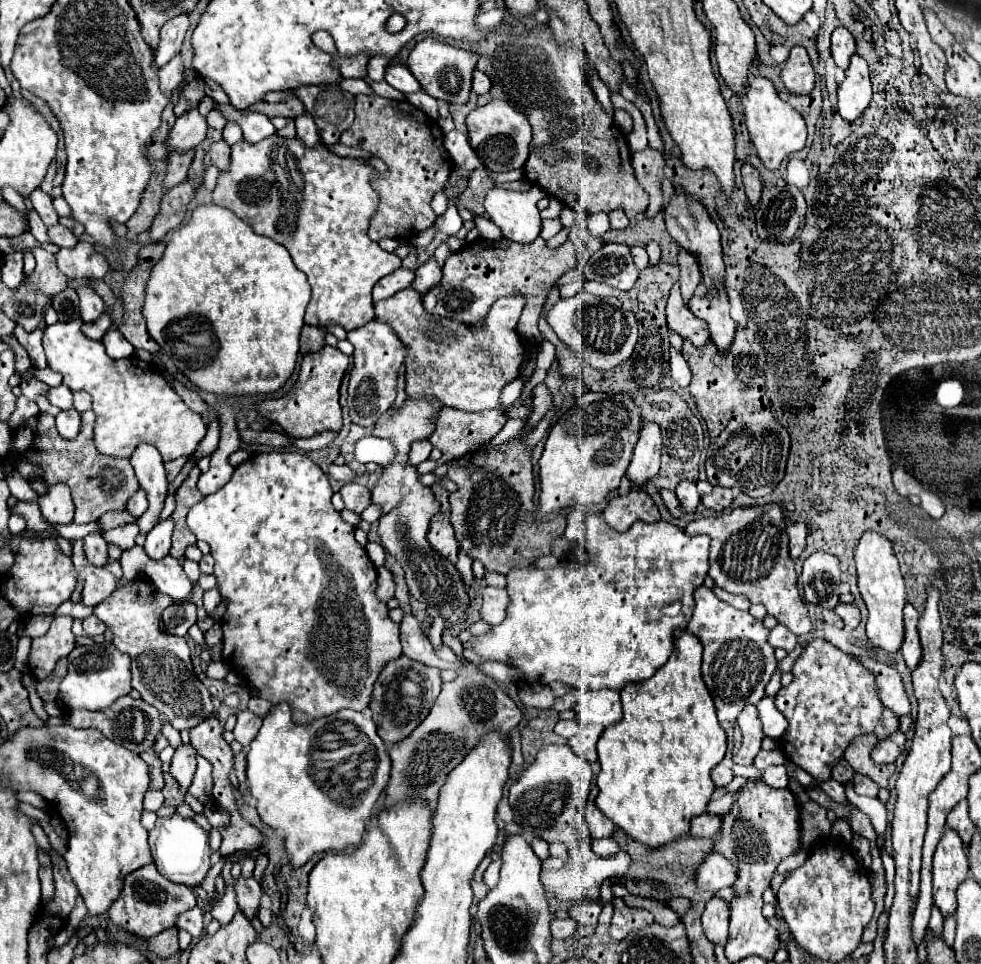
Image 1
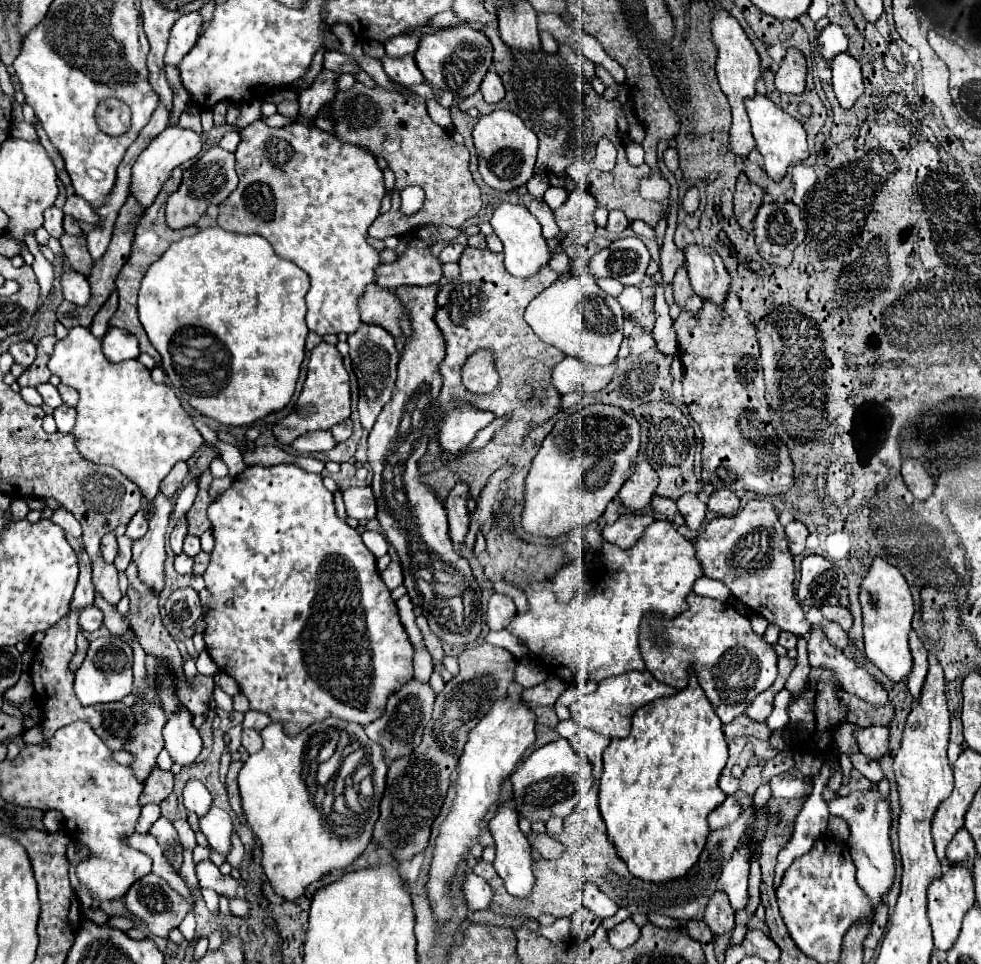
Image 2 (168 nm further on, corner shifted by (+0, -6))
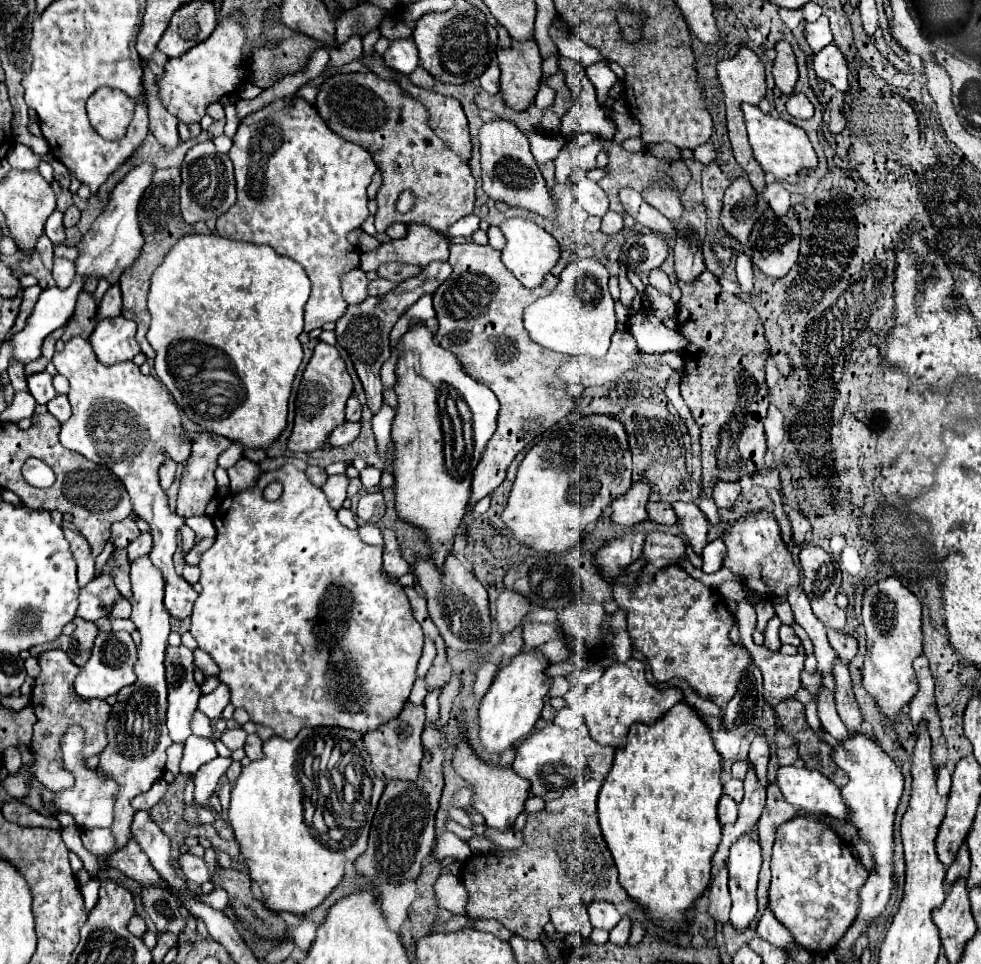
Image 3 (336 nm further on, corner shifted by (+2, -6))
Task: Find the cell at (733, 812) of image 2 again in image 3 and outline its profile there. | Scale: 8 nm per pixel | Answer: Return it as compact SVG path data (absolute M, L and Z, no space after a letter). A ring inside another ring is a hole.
M722 794L720 802L718 802L718 818L720 818L720 824L734 824L736 822L736 816L738 816L738 804Z

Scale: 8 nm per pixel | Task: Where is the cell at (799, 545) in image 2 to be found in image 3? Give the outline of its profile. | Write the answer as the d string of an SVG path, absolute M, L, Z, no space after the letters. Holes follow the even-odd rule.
M790 510L788 518L790 518L790 524L792 524L792 532L794 532L792 534L792 542L794 544L804 544L806 542L806 534L810 532L808 518L798 510Z

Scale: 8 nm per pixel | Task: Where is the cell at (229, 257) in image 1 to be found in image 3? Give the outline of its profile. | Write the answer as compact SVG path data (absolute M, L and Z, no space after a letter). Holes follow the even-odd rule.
M190 234L180 238L160 268L152 274L148 294L148 308L152 316L148 342L156 352L156 376L168 392L172 392L184 414L204 430L226 436L232 442L242 442L244 452L250 448L268 448L286 428L288 396L302 362L302 344L298 336L302 332L304 304L308 302L308 296L310 280L304 268L300 268L294 260L272 252L272 248L242 240L228 240L214 234ZM186 340L206 346L176 344ZM214 348L222 350L218 352L222 362L218 362L220 368L208 370L204 364L212 362L206 354L214 352Z

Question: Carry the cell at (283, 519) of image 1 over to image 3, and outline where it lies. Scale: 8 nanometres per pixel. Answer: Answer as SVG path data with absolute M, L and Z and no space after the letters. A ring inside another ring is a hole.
M292 464L276 470L276 472L266 472L258 478L256 486L230 494L222 500L218 512L212 516L214 528L216 528L216 540L214 544L204 552L200 560L200 584L202 592L198 600L194 602L192 610L192 626L190 634L196 638L198 648L204 650L206 654L212 656L212 660L220 666L218 680L228 686L230 690L230 702L236 708L244 708L254 724L264 724L270 726L276 736L280 738L294 738L302 728L316 728L316 726L338 726L338 728L348 728L360 734L366 734L370 730L376 730L378 726L394 720L400 716L414 680L416 680L416 666L422 656L422 644L424 644L424 634L420 624L416 624L408 598L404 594L402 584L398 578L390 576L384 566L382 566L382 548L380 546L370 546L364 544L354 530L348 530L336 520L336 510L330 508L324 492L314 486L304 472L296 470ZM272 482L282 484L282 494L278 500L266 500L264 498L264 488Z

